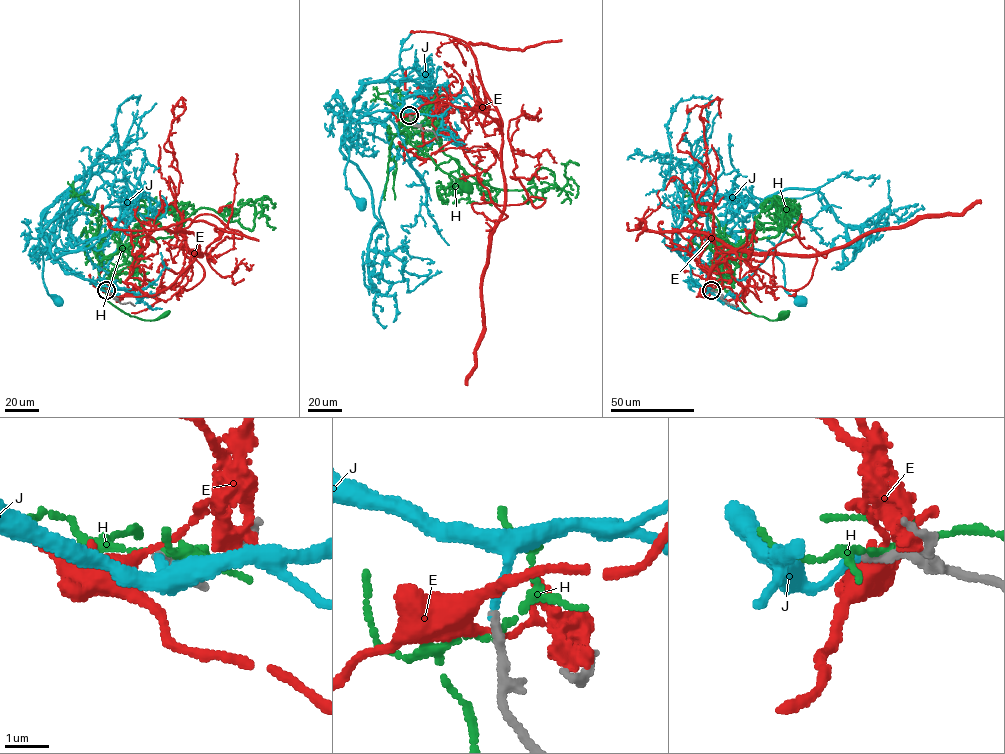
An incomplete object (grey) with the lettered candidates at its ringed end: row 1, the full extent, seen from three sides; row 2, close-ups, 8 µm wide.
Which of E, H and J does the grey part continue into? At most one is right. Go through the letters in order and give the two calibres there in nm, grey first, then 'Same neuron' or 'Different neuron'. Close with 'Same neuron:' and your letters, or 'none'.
E: Thickness 240 nm (grey) against 240 nm. Different neuron
H: Thickness 280 nm (grey) against 110 nm. Different neuron
J: Thickness 200 nm (grey) against 190 nm. Same neuron
Same neuron: J

